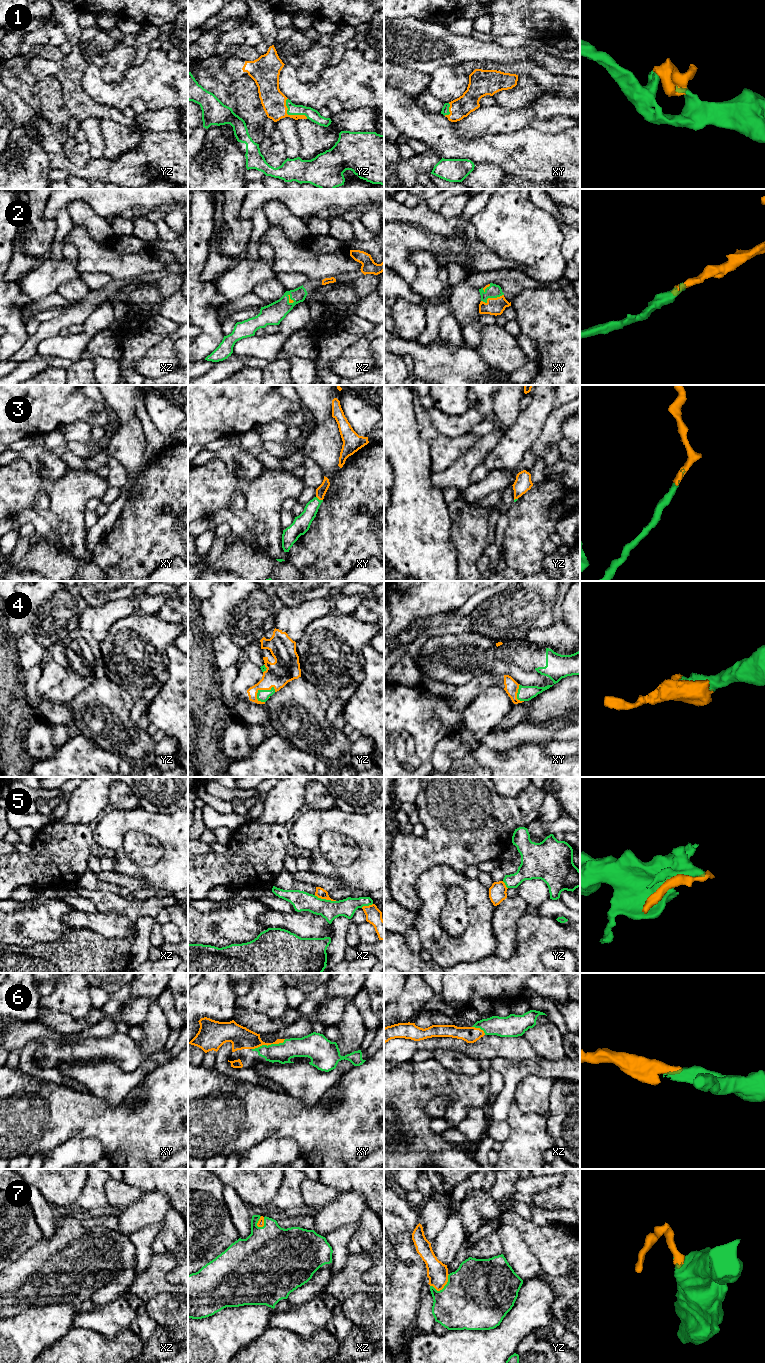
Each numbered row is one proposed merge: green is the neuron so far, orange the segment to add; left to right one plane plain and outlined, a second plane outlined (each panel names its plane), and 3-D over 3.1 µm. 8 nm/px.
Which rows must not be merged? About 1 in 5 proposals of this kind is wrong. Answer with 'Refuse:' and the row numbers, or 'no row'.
Refuse: 5

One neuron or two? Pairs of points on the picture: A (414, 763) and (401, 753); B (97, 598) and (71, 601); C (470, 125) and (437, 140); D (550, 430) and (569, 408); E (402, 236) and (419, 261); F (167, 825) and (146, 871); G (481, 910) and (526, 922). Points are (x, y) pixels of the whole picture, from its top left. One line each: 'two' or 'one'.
A: one
B: two
C: two
D: one
E: two
F: one
G: two

